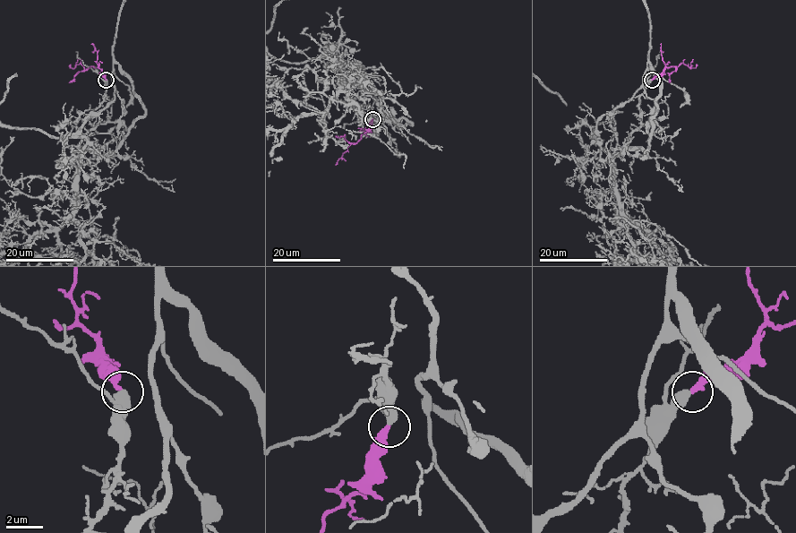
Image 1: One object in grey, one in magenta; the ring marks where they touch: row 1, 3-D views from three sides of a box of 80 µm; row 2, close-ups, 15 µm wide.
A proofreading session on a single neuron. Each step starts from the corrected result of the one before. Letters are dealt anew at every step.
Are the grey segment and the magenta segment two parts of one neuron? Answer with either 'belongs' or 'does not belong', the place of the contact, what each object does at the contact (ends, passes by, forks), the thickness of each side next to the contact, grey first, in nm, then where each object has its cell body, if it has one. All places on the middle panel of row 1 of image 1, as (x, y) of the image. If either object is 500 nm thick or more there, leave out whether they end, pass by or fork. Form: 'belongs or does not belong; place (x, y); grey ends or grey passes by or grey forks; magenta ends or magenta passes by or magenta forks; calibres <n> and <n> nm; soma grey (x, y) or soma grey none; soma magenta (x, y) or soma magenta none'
belongs; place (372, 119); grey ends; magenta ends; calibres 480 and 260 nm; soma grey none; soma magenta none

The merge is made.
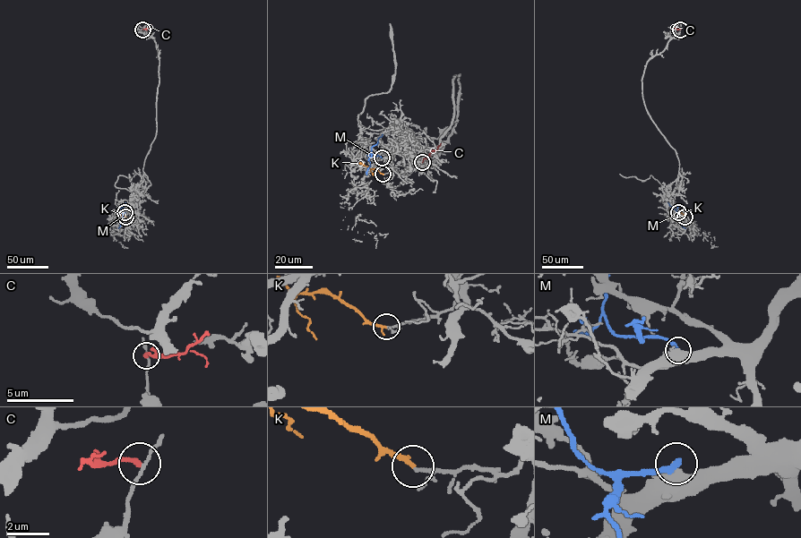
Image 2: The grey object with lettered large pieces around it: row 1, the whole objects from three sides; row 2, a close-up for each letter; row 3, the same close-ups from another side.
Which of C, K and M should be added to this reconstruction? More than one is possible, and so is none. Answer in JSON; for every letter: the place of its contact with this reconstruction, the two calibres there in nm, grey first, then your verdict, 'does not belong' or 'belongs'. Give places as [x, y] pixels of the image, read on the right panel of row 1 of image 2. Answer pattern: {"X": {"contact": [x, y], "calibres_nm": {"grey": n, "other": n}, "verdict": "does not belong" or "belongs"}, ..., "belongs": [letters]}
{"C": {"contact": [680, 29], "calibres_nm": {"grey": 140, "other": 240}, "verdict": "does not belong"}, "K": {"contact": [684, 217], "calibres_nm": {"grey": 100, "other": 200}, "verdict": "belongs"}, "M": {"contact": [678, 212], "calibres_nm": {"grey": 360, "other": 320}, "verdict": "does not belong"}, "belongs": ["K"]}

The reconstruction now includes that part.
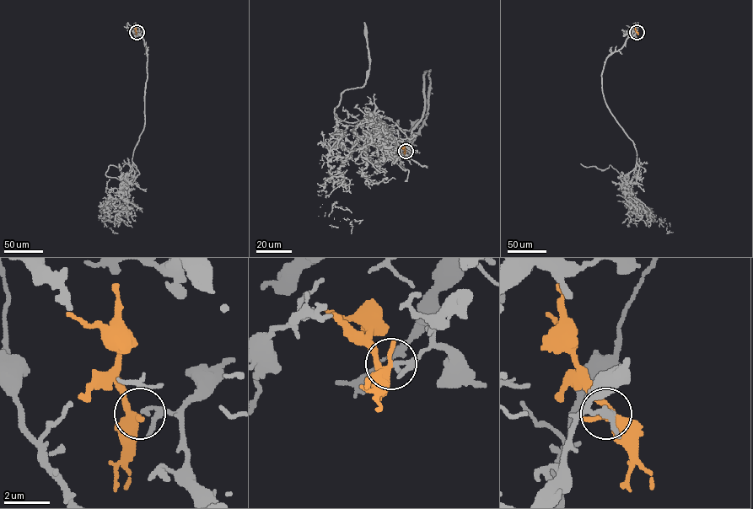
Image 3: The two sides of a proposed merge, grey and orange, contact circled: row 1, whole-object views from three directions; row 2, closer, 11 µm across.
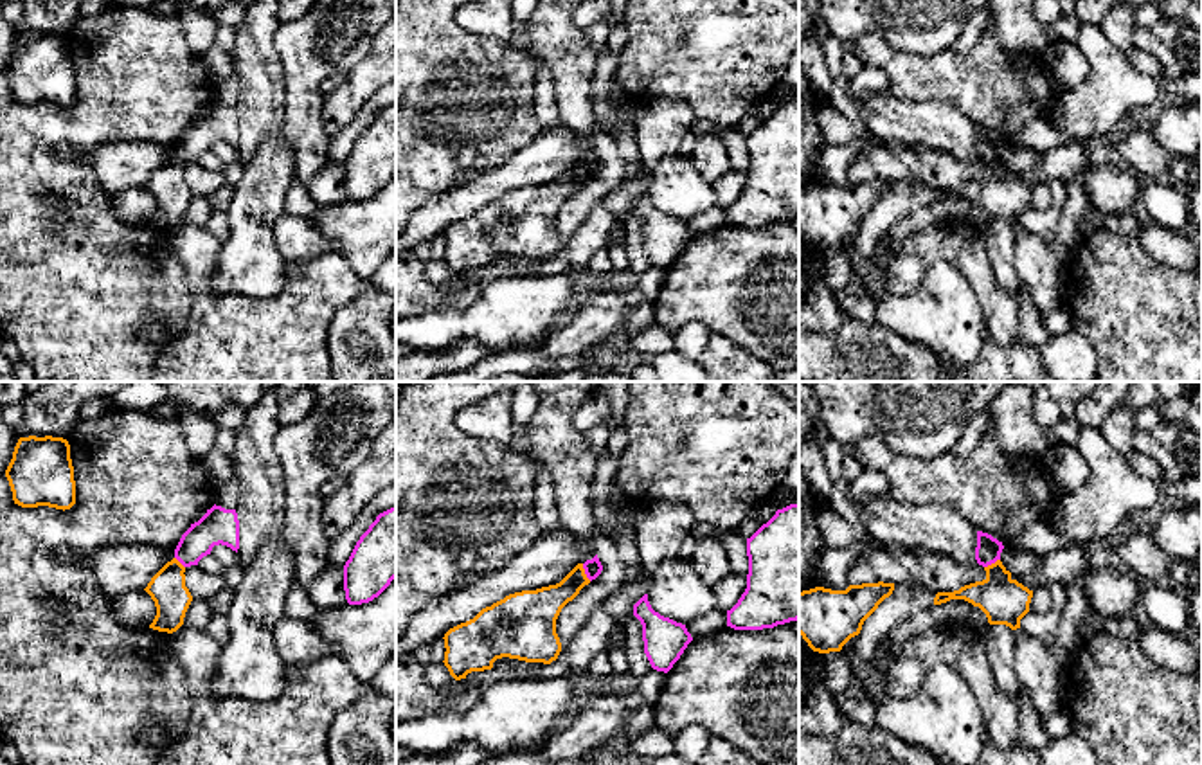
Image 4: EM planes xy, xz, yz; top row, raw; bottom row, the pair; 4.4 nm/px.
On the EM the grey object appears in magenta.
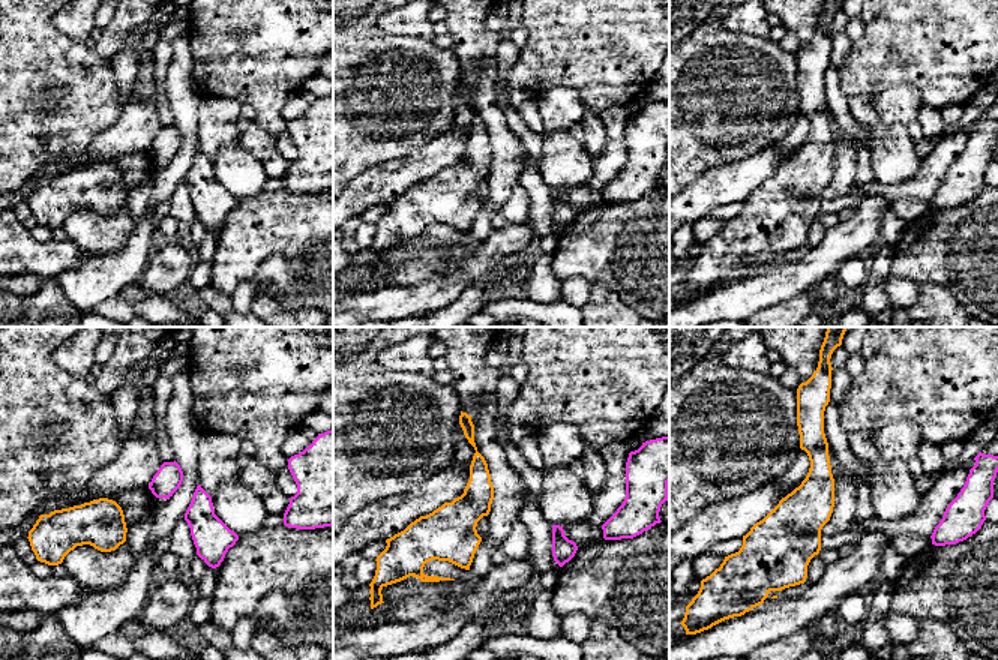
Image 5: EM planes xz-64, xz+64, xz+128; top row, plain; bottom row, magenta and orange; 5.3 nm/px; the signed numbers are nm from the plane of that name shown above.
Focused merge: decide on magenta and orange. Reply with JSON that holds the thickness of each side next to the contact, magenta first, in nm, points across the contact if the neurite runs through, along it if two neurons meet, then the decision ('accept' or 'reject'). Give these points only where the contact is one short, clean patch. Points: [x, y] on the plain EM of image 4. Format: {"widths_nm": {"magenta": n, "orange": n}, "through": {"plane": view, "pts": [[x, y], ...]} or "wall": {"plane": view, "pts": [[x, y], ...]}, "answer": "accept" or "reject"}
{"widths_nm": {"magenta": 80, "orange": 160}, "wall": {"plane": "xz", "pts": [[582, 161], [591, 177]]}, "answer": "reject"}

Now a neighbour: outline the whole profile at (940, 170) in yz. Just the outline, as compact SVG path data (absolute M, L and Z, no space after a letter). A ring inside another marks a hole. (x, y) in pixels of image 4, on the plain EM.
M923 146L876 148L851 162L848 171L849 182L910 178L936 189L954 189L982 176L986 176L982 162L963 162L945 151Z

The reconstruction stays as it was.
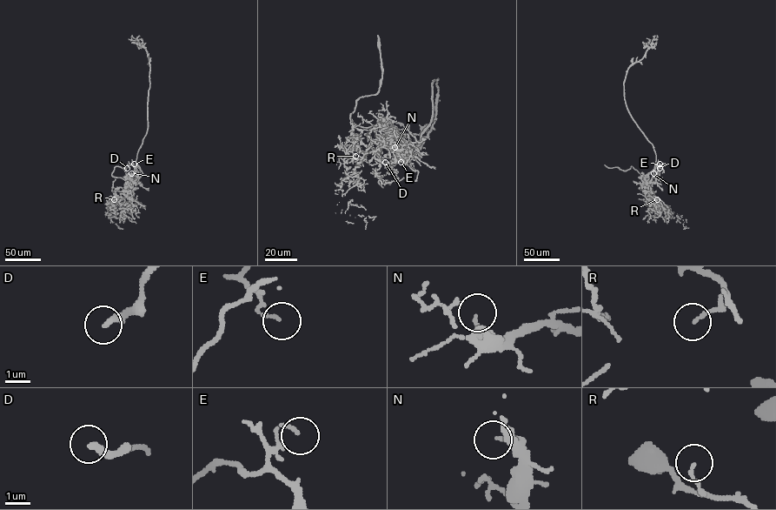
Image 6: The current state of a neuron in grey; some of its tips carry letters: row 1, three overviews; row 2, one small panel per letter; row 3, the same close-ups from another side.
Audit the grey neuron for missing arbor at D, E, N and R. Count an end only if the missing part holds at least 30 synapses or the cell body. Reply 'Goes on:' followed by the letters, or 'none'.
Goes on: N

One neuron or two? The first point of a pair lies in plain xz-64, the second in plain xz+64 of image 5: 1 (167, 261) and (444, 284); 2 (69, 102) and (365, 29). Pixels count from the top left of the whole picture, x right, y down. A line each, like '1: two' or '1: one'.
1: two
2: one

